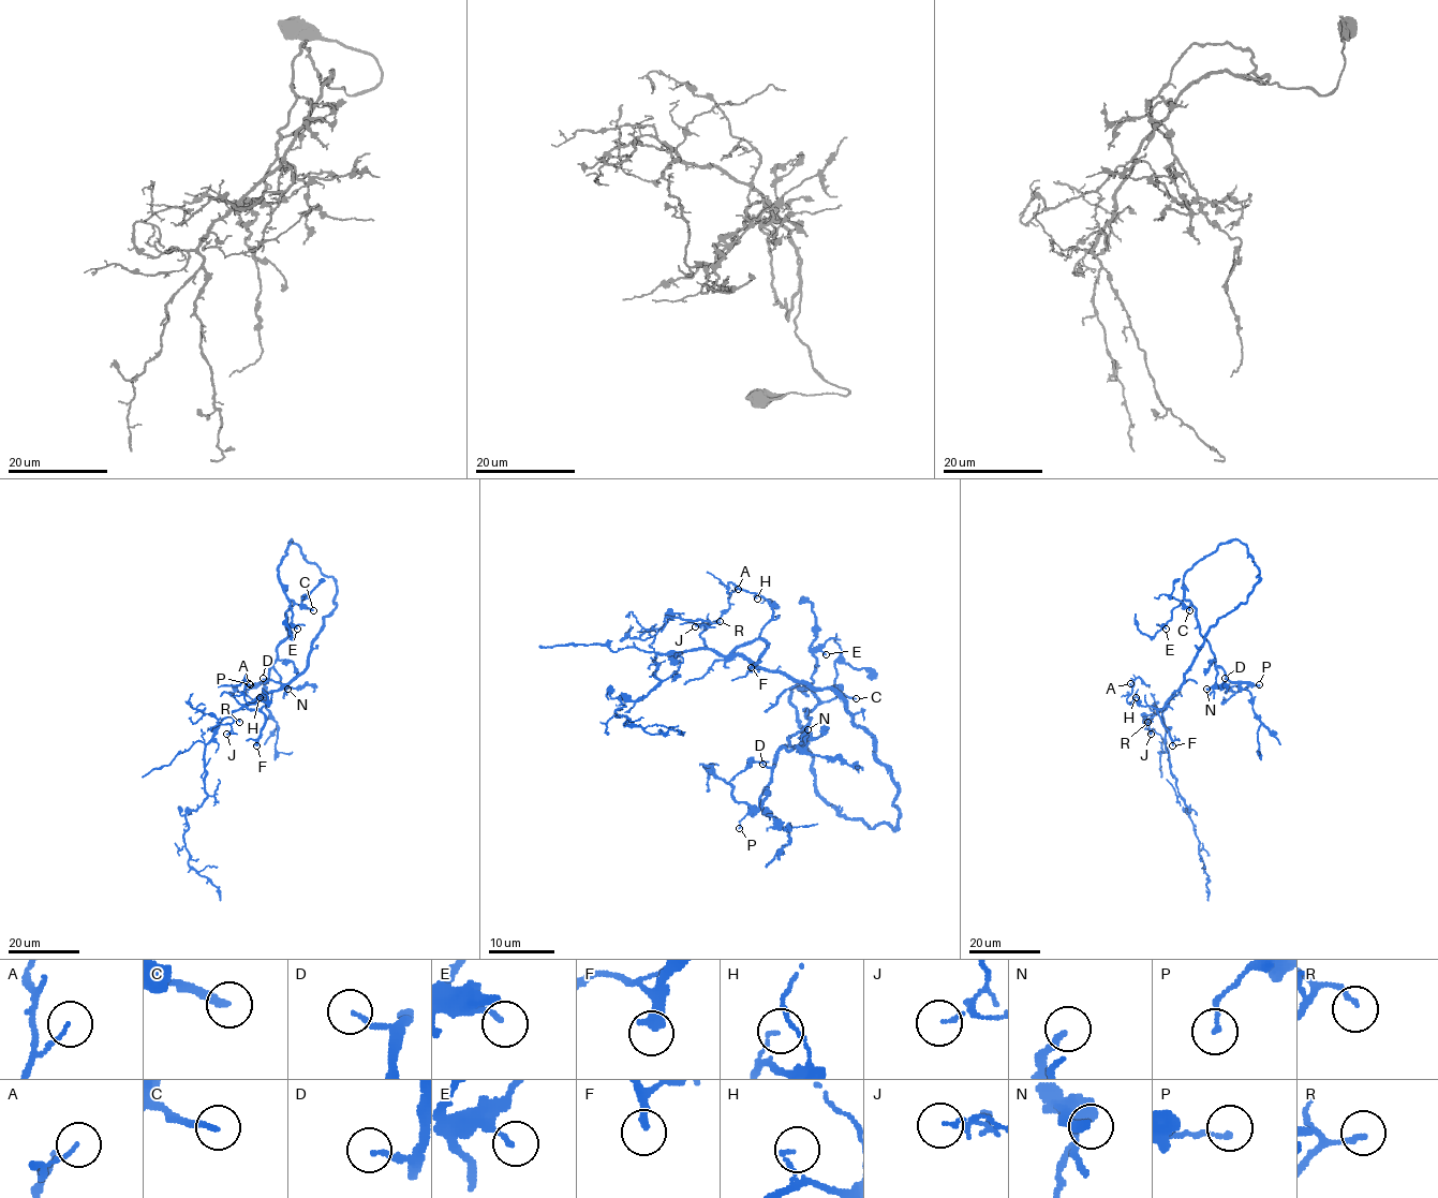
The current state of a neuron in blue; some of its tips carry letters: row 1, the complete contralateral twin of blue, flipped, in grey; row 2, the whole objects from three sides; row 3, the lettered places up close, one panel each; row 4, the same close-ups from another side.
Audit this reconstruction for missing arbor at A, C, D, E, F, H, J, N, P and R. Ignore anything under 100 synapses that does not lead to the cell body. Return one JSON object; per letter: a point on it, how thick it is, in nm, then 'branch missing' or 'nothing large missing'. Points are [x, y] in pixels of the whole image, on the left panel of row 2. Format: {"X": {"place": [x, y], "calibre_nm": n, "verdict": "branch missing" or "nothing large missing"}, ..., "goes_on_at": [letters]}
{"A": {"place": [249, 683], "calibre_nm": 120, "verdict": "nothing large missing"}, "C": {"place": [313, 610], "calibre_nm": 220, "verdict": "nothing large missing"}, "D": {"place": [263, 678], "calibre_nm": 150, "verdict": "nothing large missing"}, "E": {"place": [297, 629], "calibre_nm": 140, "verdict": "nothing large missing"}, "F": {"place": [256, 745], "calibre_nm": 300, "verdict": "branch missing"}, "H": {"place": [260, 697], "calibre_nm": 120, "verdict": "nothing large missing"}, "J": {"place": [226, 734], "calibre_nm": 80, "verdict": "nothing large missing"}, "N": {"place": [287, 689], "calibre_nm": 240, "verdict": "nothing large missing"}, "P": {"place": [250, 684], "calibre_nm": 170, "verdict": "nothing large missing"}, "R": {"place": [239, 722], "calibre_nm": 140, "verdict": "nothing large missing"}, "goes_on_at": ["F"]}

